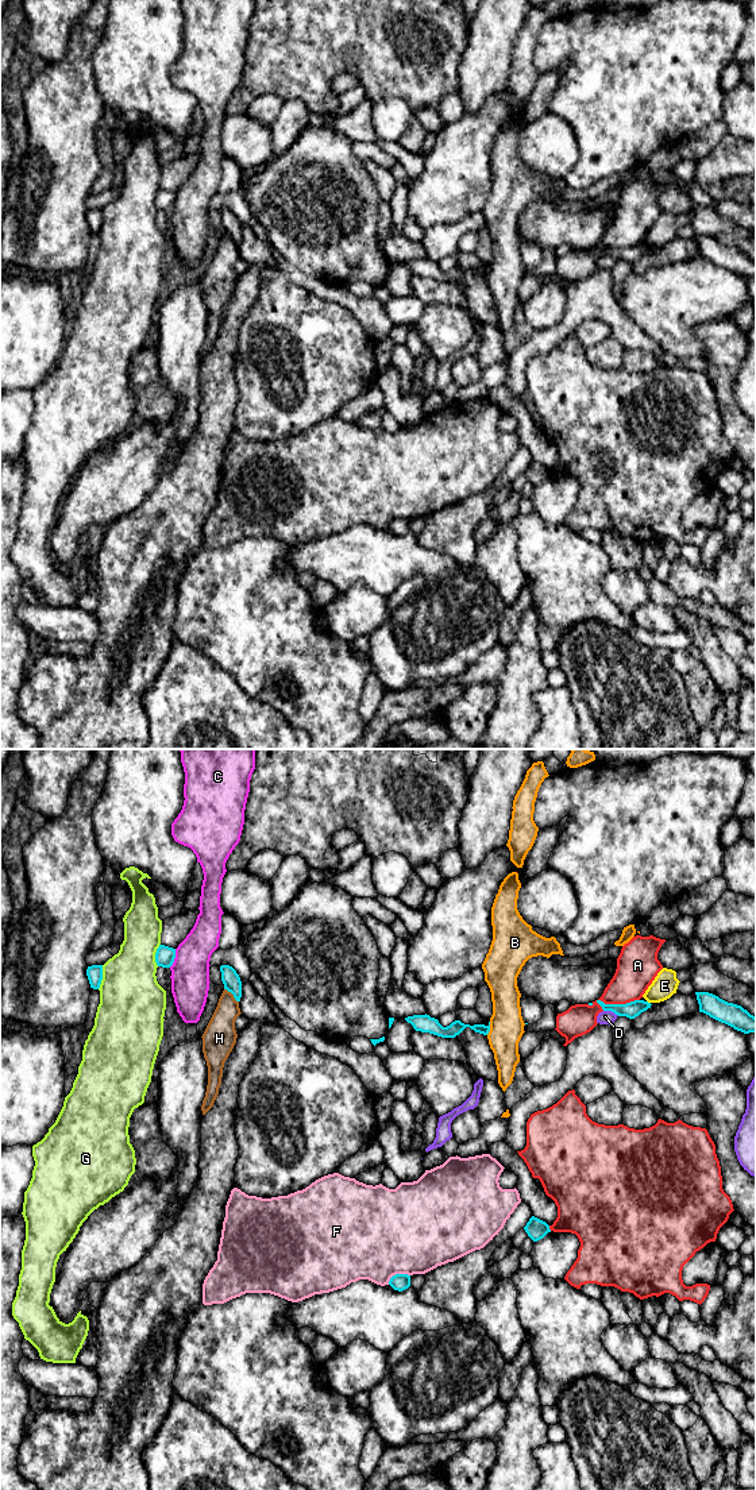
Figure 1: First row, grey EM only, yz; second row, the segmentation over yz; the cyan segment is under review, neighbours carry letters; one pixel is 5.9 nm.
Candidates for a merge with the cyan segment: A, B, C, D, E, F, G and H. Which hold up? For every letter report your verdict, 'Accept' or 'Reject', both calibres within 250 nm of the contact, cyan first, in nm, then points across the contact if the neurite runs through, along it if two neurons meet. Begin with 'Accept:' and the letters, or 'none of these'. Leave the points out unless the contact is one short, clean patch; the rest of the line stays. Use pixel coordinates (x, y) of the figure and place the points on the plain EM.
Accept: none of these
A: Reject. Thickness 100 nm (cyan) against 240 nm
B: Reject. Thickness 80 nm (cyan) against 200 nm
C: Reject. Thickness 120 nm (cyan) against 220 nm. Boundary: yz (176, 193), (176, 201), (169, 211)
D: Reject. Thickness 100 nm (cyan) against 80 nm
E: Reject. Thickness 100 nm (cyan) against 150 nm
F: Reject. Thickness 100 nm (cyan) against 500 nm
G: Reject. Thickness 100 nm (cyan) against 380 nm
H: Reject. Thickness 110 nm (cyan) against 180 nm. Boundary: yz (224, 232), (238, 246)

